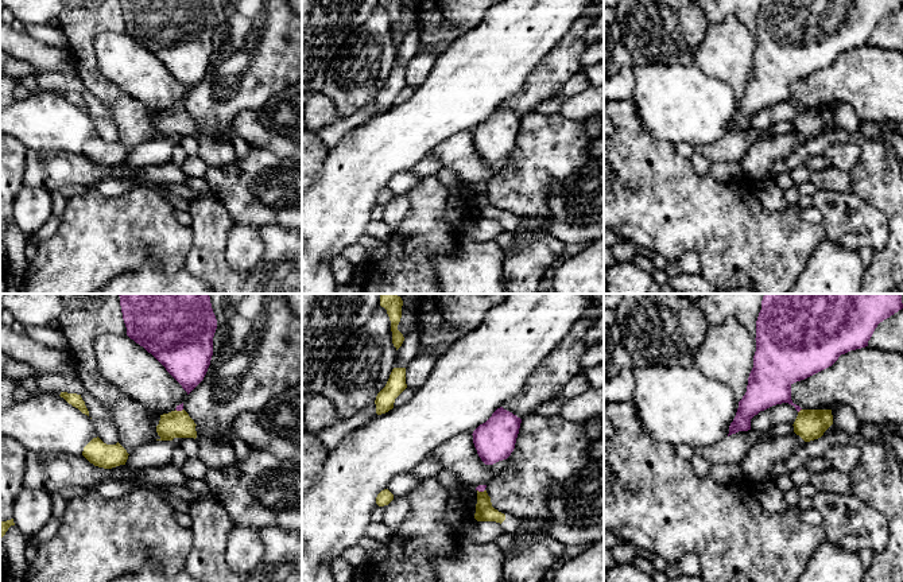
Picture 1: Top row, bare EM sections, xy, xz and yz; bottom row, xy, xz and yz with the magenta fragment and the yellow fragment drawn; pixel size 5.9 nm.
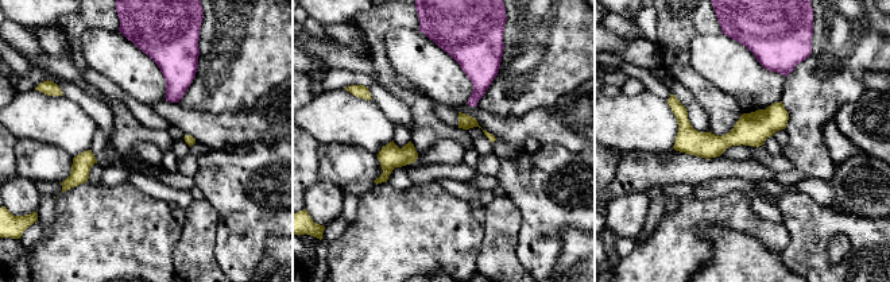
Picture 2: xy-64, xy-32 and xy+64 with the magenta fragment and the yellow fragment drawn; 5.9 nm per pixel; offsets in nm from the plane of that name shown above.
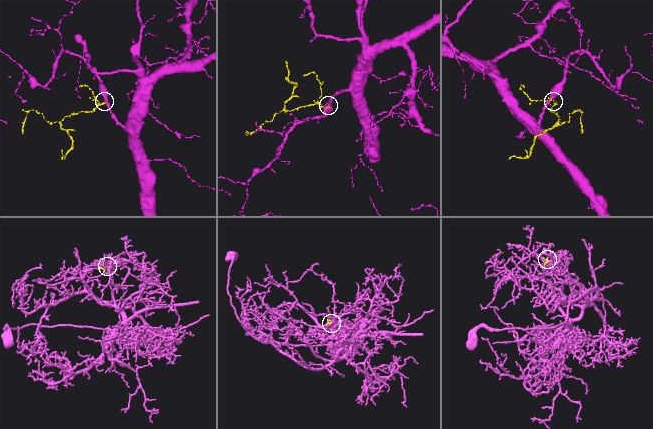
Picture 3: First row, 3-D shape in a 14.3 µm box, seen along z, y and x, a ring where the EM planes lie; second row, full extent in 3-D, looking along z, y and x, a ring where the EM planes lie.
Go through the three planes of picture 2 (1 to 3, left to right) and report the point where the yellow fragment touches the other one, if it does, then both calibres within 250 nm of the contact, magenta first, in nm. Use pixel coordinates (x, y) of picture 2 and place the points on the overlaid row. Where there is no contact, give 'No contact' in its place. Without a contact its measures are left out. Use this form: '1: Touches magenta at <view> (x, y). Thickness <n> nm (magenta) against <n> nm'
1: No contact
2: No contact
3: No contact

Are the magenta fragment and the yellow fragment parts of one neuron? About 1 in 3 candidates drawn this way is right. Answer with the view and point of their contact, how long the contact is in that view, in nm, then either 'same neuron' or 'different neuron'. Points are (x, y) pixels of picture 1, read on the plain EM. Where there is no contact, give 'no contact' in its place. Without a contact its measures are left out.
contact yz (799, 108); length 40 nm; different neuron

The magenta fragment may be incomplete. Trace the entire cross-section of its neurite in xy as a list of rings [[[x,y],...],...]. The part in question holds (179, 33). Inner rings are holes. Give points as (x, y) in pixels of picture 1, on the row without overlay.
[[[120,0],[127,34],[151,51],[187,93],[204,78],[217,18],[210,0]]]

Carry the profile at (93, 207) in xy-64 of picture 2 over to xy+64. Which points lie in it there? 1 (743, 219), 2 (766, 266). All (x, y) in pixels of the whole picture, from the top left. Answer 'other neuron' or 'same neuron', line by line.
1: same neuron
2: other neuron

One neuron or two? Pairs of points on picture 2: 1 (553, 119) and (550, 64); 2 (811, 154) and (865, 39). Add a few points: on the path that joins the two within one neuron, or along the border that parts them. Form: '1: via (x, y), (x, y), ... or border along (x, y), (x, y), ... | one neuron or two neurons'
1: border along (577, 85), (548, 108), (533, 108), (523, 116) | two neurons
2: via (811, 126), (811, 105), (846, 68) | one neuron

